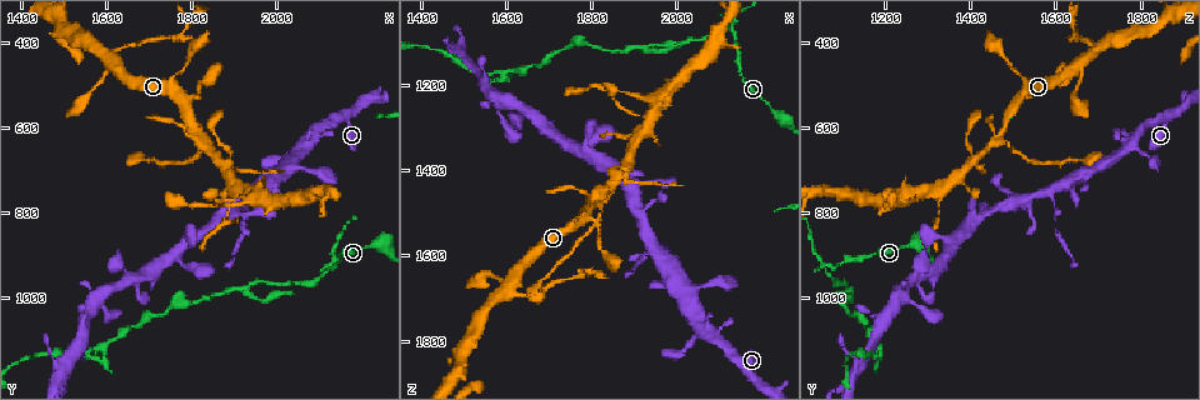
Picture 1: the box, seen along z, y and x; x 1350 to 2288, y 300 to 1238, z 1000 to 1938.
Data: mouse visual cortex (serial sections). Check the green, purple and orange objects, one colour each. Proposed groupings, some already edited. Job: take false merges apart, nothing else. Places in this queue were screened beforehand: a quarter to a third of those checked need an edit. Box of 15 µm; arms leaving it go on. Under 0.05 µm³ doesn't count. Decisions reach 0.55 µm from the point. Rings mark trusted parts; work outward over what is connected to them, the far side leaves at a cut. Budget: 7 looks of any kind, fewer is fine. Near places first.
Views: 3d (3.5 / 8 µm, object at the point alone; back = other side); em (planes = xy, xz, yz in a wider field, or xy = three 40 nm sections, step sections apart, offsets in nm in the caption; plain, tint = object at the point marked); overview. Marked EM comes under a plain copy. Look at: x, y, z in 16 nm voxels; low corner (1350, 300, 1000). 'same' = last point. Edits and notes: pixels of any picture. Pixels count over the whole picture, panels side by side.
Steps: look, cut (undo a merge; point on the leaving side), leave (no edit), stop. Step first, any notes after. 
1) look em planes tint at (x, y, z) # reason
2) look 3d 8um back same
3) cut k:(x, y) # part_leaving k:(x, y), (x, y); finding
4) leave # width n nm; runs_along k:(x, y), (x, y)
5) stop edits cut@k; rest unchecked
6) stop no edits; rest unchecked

look 3d 3.5um at (1945, 755, 1585) # abrupt turn

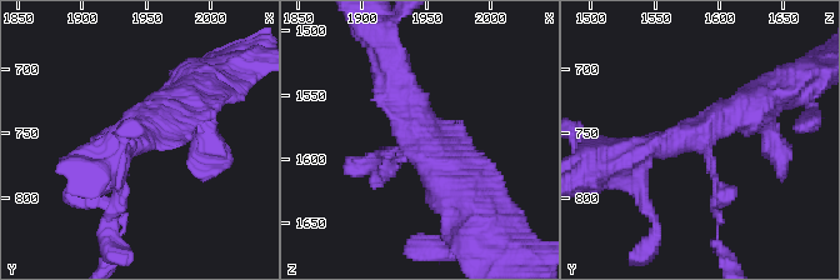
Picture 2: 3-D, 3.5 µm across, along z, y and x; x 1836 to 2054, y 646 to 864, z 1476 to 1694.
look em xy step 2 tint at (1942, 750, 1580)

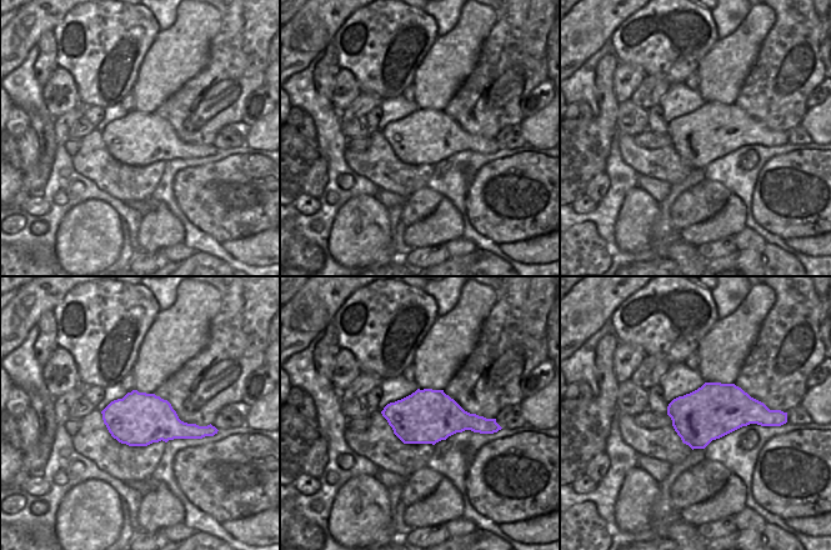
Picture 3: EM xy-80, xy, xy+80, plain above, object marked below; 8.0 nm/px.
leave # arm_widths 100, 350, 500 nm; one cell here

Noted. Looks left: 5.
look 3d 3.5um back at (1870, 695, 1390) # abrupt turn

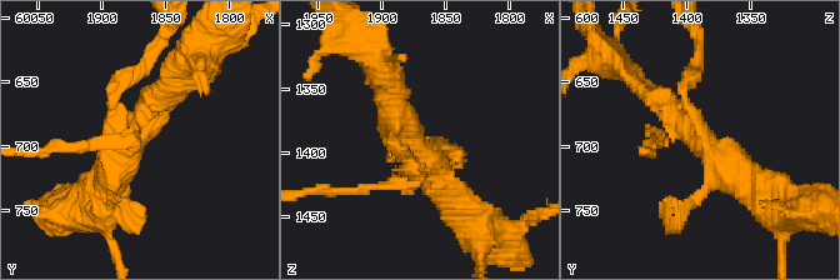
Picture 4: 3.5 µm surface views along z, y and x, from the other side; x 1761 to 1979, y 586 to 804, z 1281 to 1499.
look em xy step 1 tint at (1876, 692, 1390)

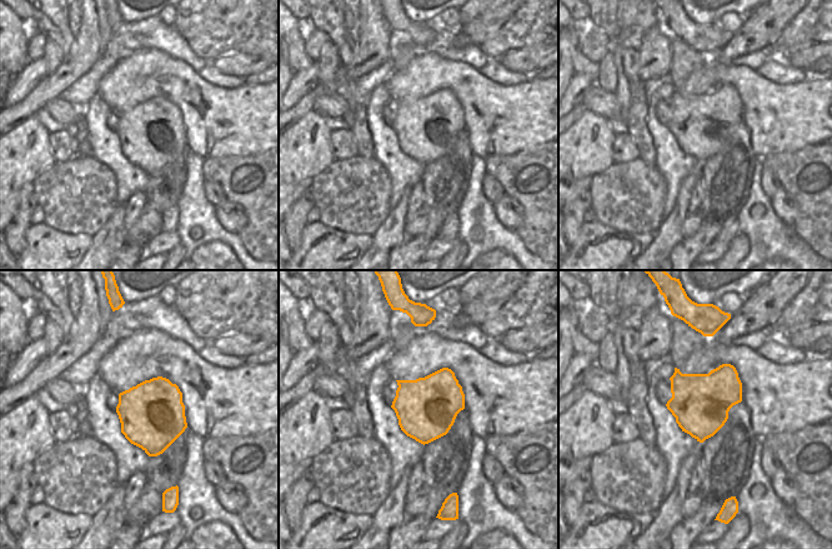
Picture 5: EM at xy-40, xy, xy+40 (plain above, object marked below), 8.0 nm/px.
look em xy step 3 tint same # another direction

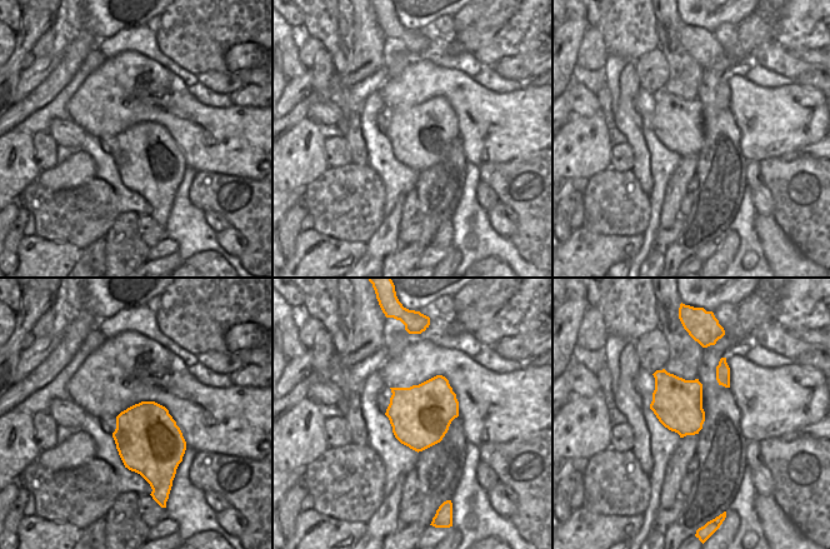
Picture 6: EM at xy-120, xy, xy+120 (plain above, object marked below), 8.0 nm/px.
leave # runs_along 4:(644, 89), (755, 189); continuous, no second cell

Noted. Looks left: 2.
look 3d 8um back at (1670, 405, 1685) # thick turns thin

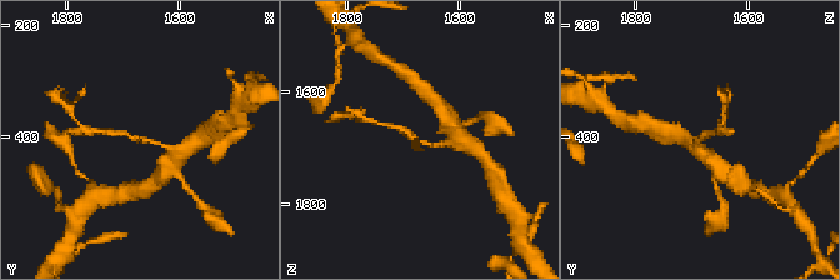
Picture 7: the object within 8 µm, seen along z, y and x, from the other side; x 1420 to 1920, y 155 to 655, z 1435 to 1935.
look em planes tint at (1665, 410, 1690) # arm_widths 150, 200 nm; now the EM

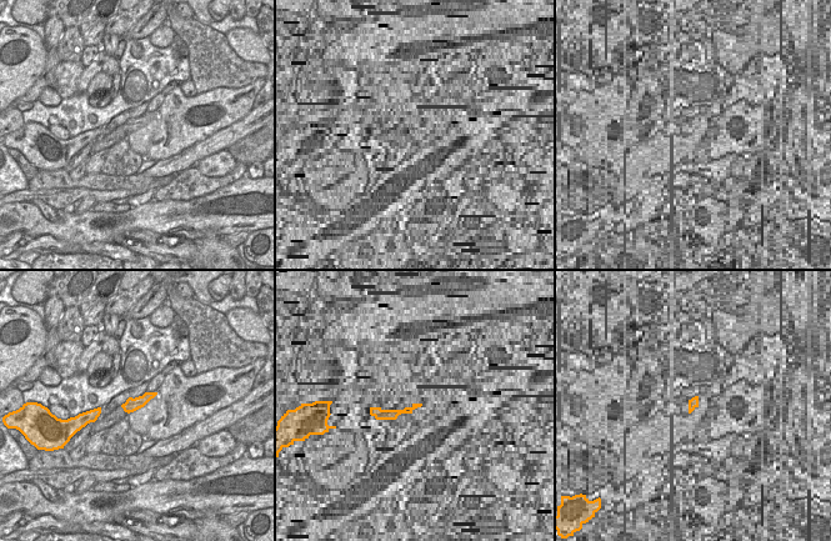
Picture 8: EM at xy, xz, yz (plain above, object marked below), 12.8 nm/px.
leave # runs_along 7:(174, 150), (110, 131); all the same cell

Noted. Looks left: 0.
stop no edits; rest unchecked

